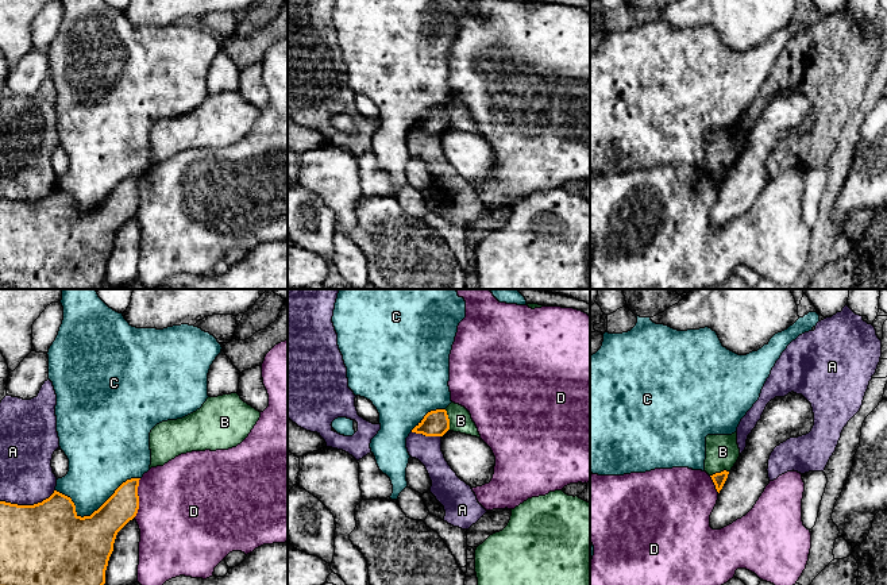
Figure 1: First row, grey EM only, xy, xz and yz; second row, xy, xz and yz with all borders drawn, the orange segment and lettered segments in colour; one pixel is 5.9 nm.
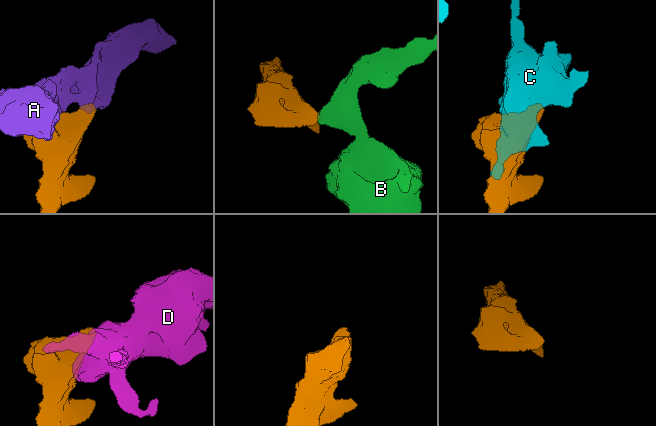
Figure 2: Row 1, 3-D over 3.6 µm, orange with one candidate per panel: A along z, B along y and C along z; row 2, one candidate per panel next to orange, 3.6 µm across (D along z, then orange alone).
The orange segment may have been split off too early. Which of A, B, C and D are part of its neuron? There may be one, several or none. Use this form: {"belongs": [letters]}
{"belongs": []}

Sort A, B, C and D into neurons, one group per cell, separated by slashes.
A / B / C / D

